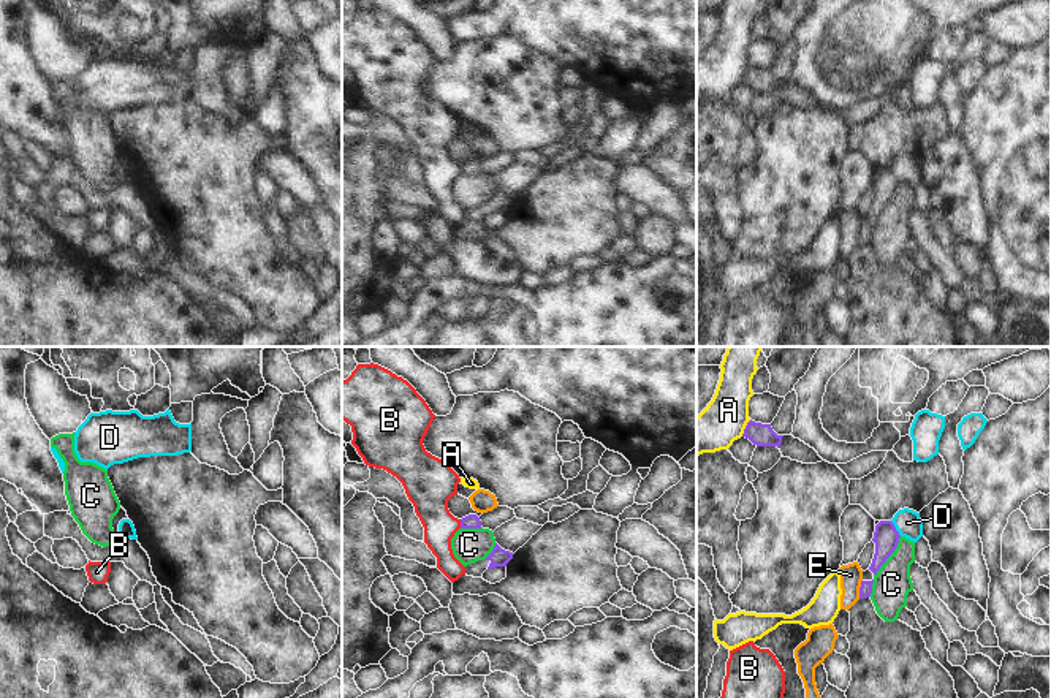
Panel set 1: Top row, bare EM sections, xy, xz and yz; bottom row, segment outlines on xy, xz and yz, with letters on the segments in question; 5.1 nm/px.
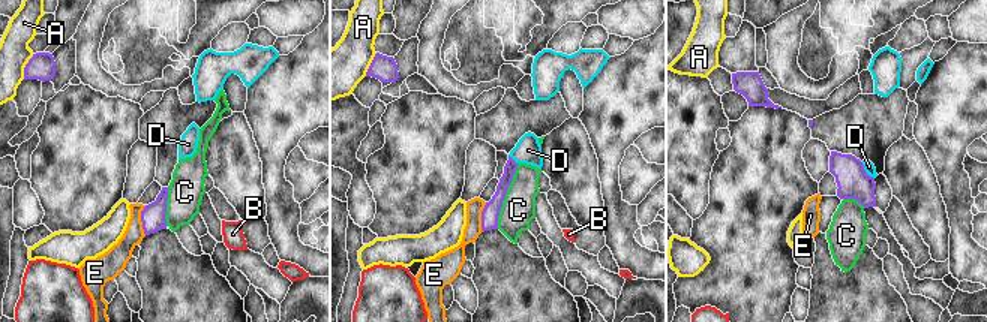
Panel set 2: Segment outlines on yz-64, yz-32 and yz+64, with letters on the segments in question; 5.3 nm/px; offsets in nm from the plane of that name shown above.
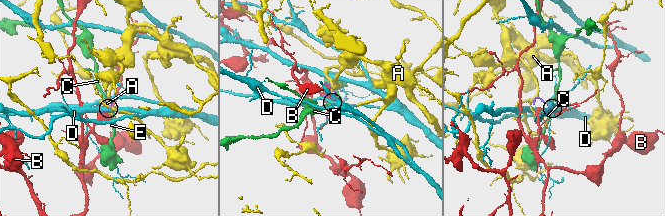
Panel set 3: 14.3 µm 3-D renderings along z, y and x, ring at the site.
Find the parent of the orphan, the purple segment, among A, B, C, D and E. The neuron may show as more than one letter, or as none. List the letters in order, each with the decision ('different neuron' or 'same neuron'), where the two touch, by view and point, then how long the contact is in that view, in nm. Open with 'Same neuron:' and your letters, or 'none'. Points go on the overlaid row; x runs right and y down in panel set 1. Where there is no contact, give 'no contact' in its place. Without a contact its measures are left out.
Same neuron: none
A: different neuron | yz (746, 428) | 100 nm
B: different neuron | xz (461, 524) | 50 nm
C: different neuron | yz (890, 554) | 240 nm
D: different neuron | yz (895, 529) | 100 nm
E: different neuron | yz (860, 589) | 100 nm

